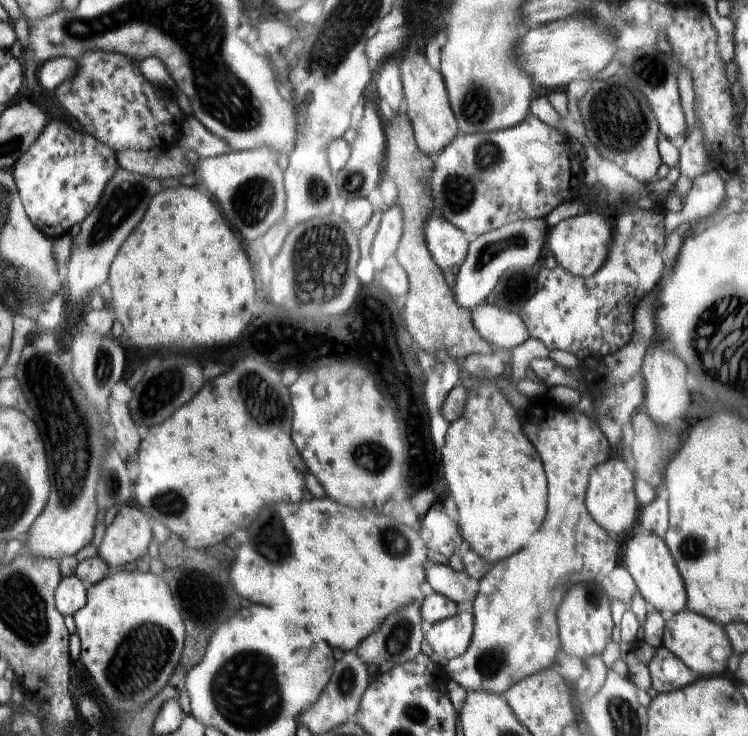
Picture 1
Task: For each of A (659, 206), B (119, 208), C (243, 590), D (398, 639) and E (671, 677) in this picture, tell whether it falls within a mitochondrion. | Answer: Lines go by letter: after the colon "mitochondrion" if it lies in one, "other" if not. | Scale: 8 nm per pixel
A: other
B: mitochondrion
C: other
D: mitochondrion
E: other

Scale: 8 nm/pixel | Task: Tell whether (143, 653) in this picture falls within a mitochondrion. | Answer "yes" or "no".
yes

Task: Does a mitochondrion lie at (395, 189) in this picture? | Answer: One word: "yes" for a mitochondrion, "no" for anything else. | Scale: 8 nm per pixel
no

